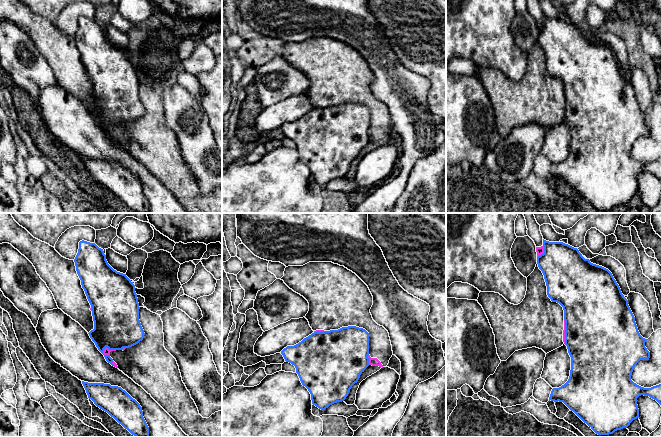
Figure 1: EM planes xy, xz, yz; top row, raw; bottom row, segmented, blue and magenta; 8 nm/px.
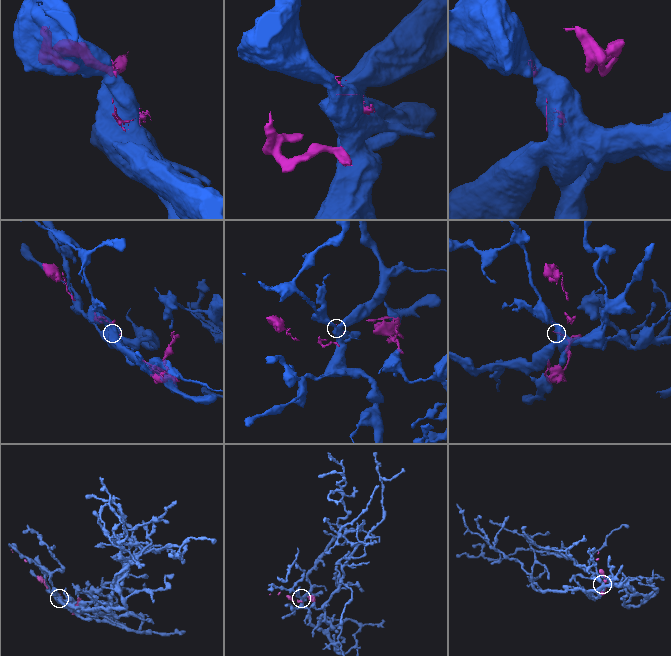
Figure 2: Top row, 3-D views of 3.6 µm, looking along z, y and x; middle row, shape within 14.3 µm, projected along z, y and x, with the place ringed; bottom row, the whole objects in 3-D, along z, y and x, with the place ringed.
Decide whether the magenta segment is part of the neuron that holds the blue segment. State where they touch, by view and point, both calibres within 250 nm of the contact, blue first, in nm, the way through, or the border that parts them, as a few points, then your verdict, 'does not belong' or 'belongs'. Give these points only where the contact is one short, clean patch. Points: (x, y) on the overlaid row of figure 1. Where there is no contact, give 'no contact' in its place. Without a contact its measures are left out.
meets blue in yz at (544, 252); 380 nm thick on the blue side, 60 nm on the other; does not belong

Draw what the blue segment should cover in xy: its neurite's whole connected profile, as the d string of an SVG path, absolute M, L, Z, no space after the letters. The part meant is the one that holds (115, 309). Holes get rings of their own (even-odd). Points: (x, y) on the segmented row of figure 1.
M80 241L74 262L92 307L94 329L88 334L98 350L103 354L106 347L109 350L122 350L142 341L145 333L139 320L140 307L133 282L126 274L117 272L108 264L103 249L95 243Z

